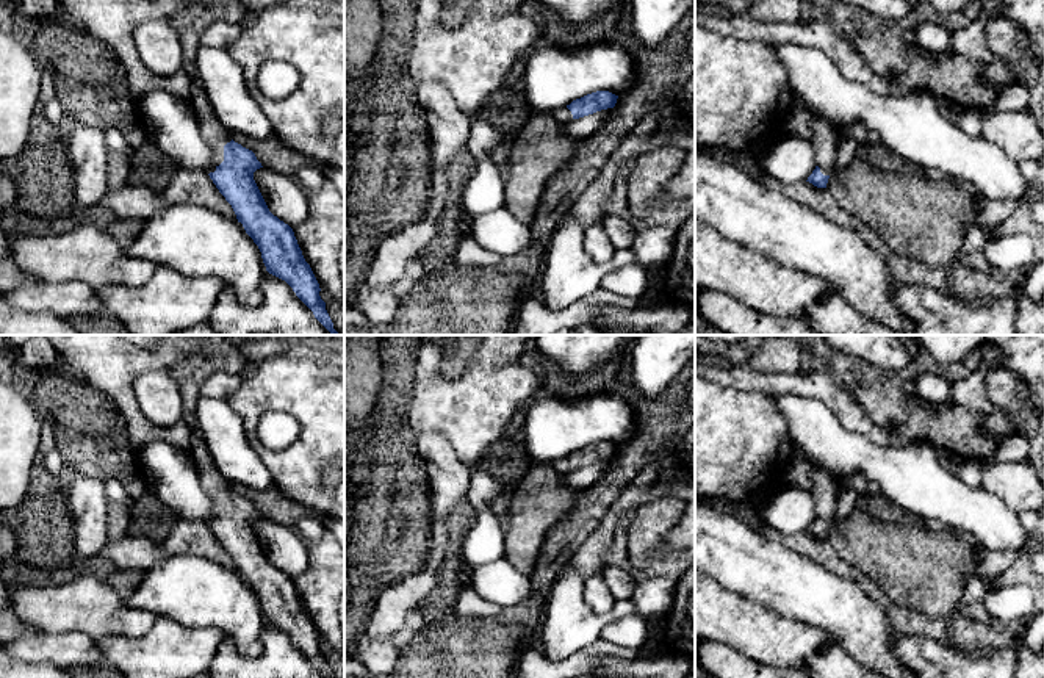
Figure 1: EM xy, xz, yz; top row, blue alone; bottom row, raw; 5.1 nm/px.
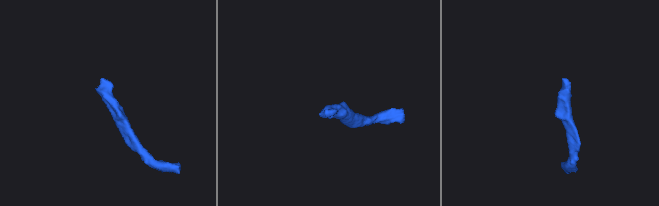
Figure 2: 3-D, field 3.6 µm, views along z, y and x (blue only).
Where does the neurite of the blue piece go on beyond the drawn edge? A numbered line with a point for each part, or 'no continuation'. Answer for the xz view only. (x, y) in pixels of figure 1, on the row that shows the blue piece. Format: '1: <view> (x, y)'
1: xz (562, 115)

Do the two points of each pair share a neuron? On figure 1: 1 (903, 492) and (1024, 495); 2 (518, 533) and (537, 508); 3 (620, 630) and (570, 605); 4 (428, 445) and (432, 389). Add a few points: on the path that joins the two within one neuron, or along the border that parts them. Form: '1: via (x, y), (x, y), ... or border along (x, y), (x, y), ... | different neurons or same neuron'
1: border along (982, 486), (996, 494), (1016, 514) | different neurons
2: via (525, 526), (534, 514) | same neuron
3: border along (636, 613), (611, 620), (600, 636) | different neurons
4: border along (417, 432), (439, 431), (448, 440), (456, 456) | different neurons

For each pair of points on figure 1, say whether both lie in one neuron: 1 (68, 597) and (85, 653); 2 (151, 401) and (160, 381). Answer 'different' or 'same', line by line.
1: different
2: same

